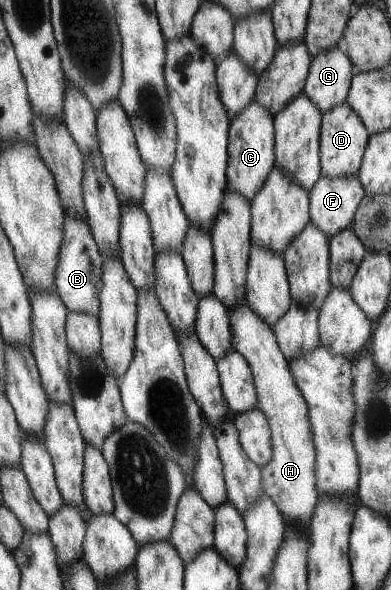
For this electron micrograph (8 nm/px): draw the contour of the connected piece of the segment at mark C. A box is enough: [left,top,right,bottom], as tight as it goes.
[226,100,274,202]

